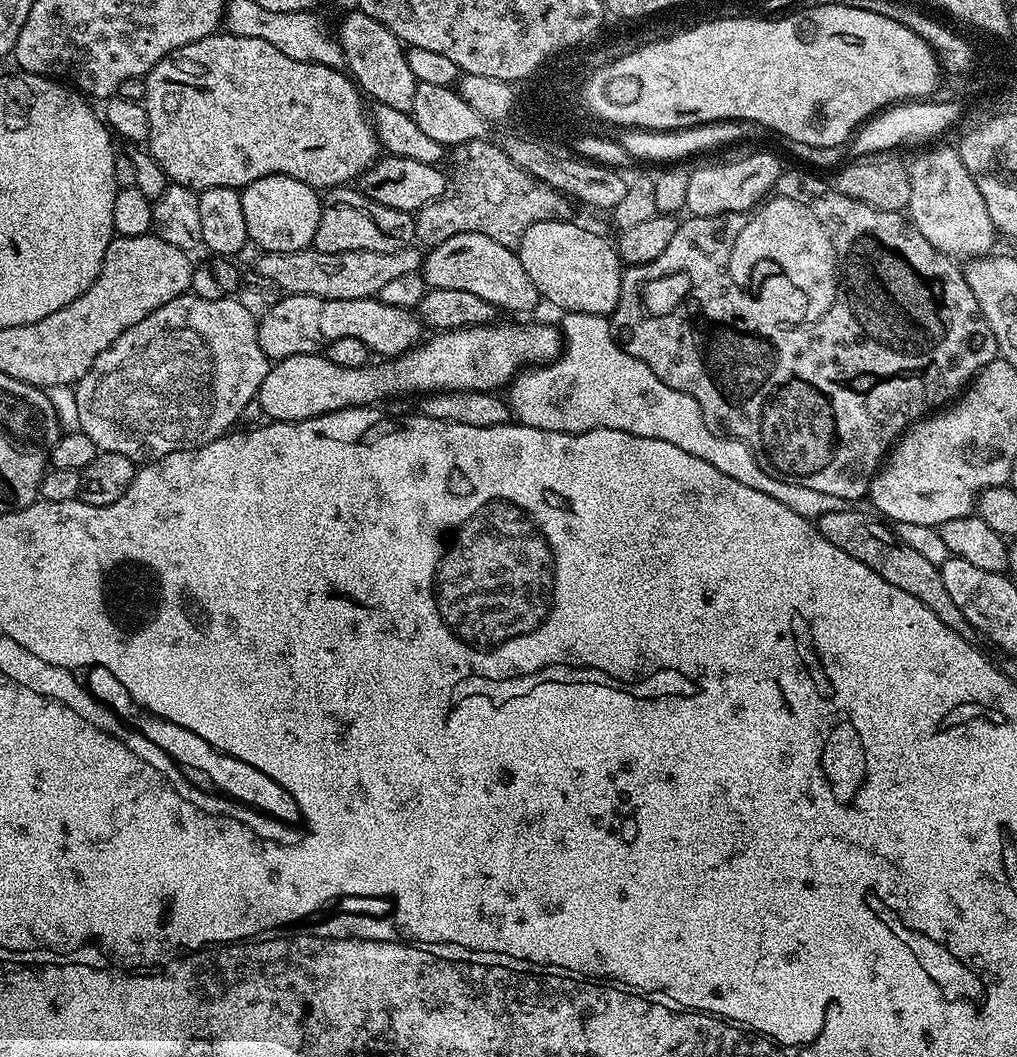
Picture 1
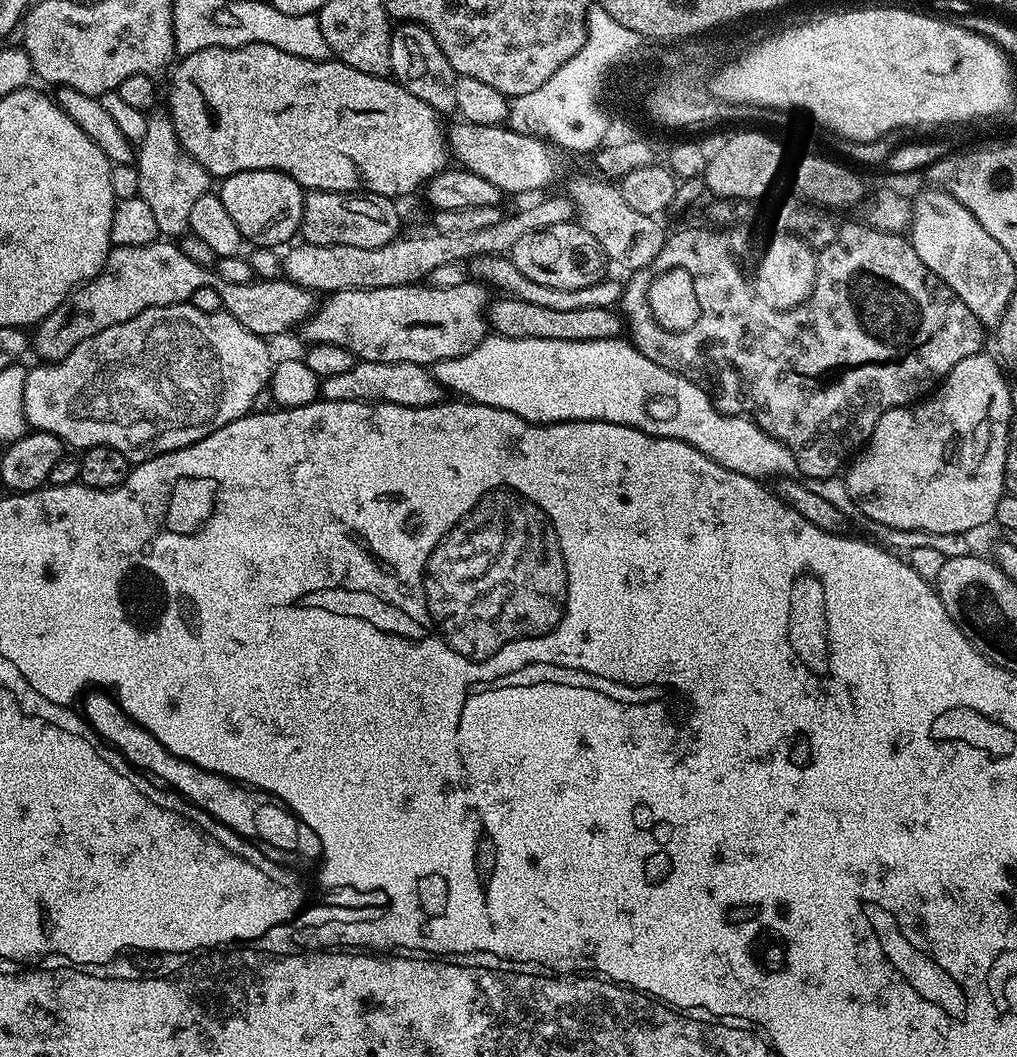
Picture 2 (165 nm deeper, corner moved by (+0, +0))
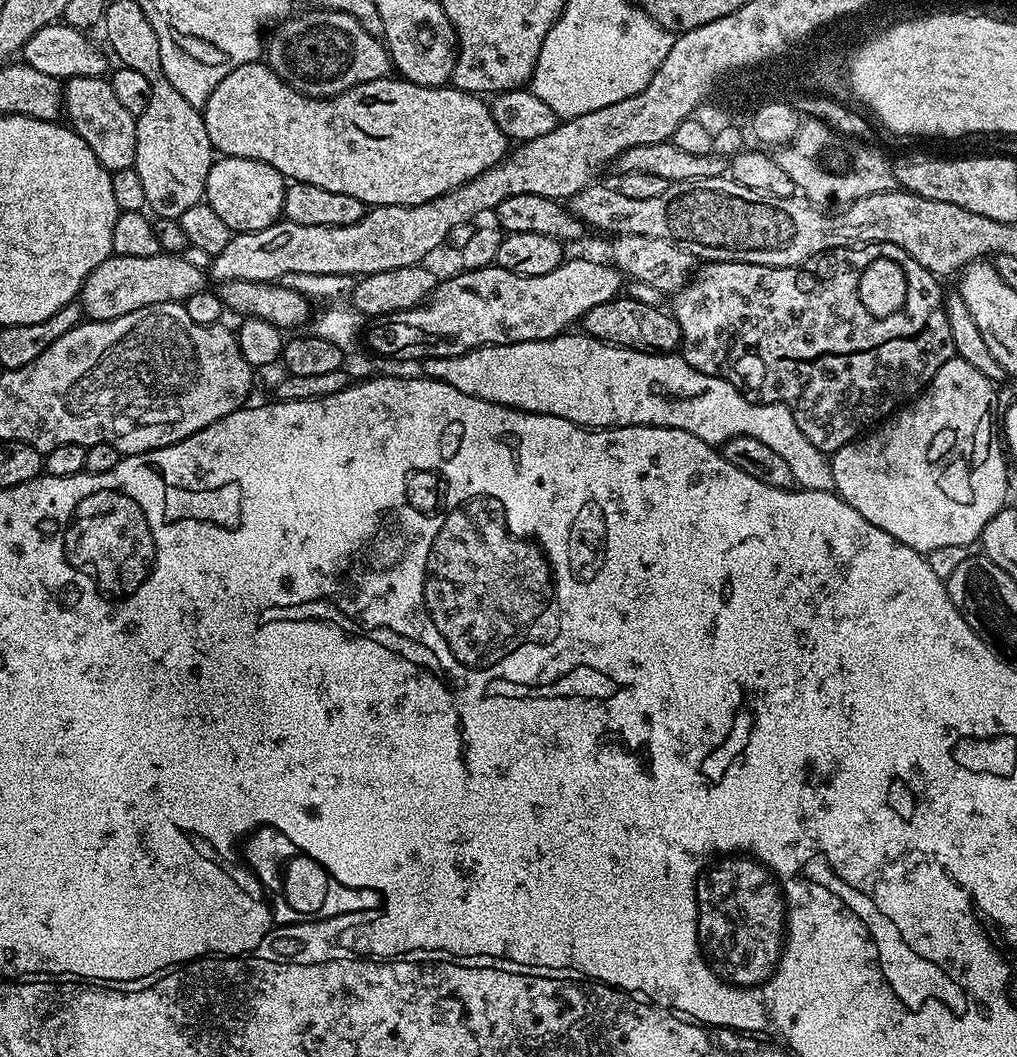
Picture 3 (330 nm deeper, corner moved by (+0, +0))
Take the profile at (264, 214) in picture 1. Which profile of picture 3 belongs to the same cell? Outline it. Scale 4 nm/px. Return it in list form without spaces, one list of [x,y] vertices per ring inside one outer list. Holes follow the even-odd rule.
[[[220,156],[213,159],[210,174],[206,178],[204,187],[204,200],[212,207],[214,214],[232,228],[233,233],[257,232],[266,230],[266,226],[277,223],[284,214],[284,189],[286,177],[274,166],[266,166],[266,162],[258,162],[250,158],[234,158],[233,156]]]

